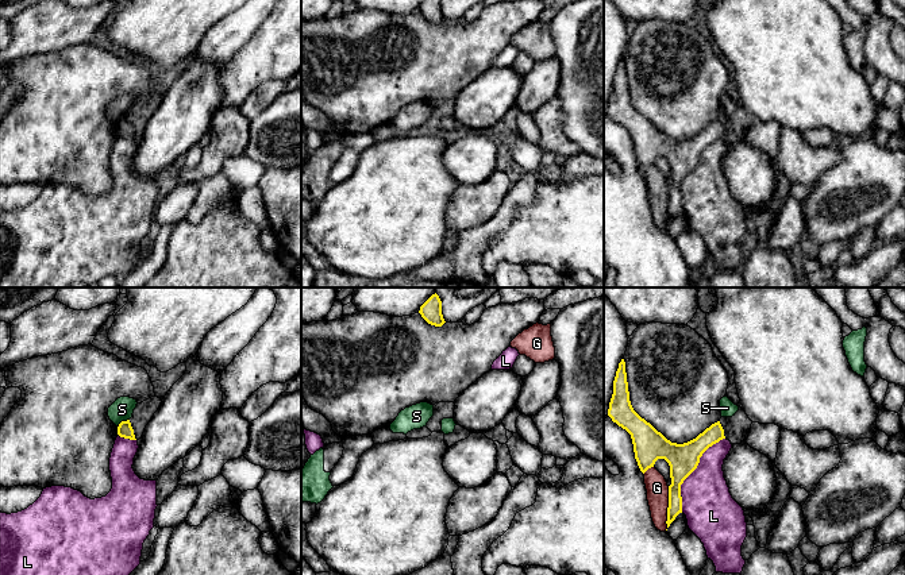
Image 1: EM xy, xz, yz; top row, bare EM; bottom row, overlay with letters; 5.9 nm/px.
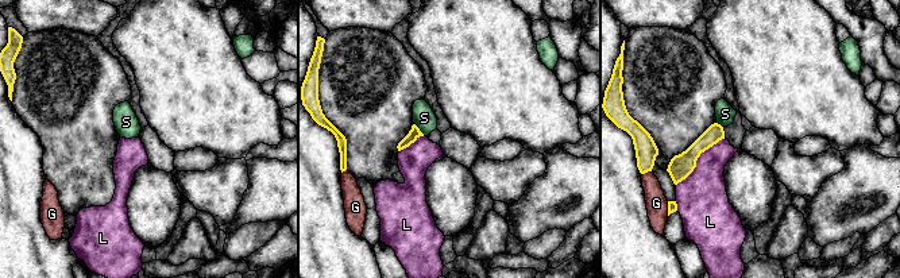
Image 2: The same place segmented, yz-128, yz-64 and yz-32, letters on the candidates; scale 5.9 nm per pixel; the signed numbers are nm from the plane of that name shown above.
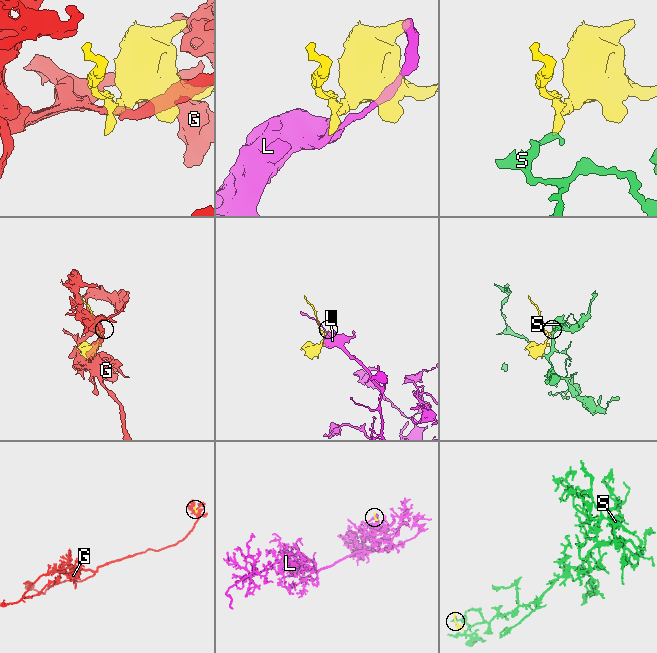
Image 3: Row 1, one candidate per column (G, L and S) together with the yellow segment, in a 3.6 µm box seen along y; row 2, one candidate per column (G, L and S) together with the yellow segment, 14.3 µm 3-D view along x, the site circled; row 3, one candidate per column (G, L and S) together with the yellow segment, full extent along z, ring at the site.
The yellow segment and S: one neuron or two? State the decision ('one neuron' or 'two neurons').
two neurons

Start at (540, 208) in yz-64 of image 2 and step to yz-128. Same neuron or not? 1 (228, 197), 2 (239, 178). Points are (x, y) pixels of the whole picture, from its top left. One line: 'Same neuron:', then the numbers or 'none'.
Same neuron: none

